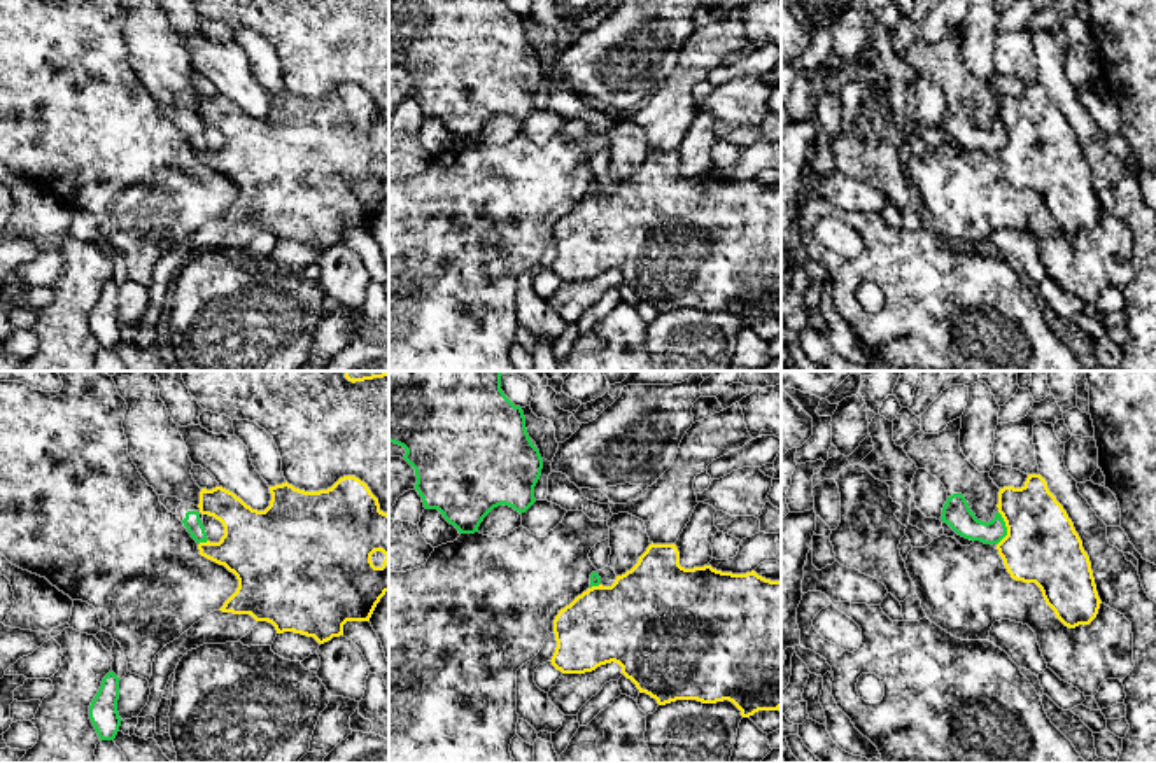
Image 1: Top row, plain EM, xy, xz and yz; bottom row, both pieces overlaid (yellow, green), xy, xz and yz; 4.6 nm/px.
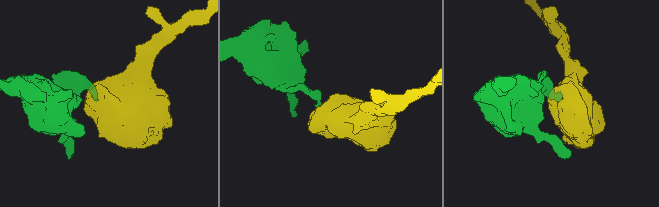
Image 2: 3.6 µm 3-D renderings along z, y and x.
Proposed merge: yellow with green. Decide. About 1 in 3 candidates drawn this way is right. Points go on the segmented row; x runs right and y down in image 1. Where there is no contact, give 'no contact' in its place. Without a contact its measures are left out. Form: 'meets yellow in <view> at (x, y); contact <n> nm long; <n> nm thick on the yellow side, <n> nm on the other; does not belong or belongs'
meets yellow in yz at (1007, 529); contact 160 nm long; 340 nm thick on the yellow side, 130 nm on the other; does not belong

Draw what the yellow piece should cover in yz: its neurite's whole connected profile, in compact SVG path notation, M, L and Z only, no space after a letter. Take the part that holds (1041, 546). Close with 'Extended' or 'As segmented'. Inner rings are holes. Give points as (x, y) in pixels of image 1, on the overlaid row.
M1028 474L1021 488L1000 488L997 508L1007 527L1007 536L997 544L997 550L1011 578L1035 583L1046 604L1065 626L1089 625L1102 604L1091 562L1072 520L1049 492L1046 480L1040 474Z. As segmented

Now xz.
M650 544L639 556L638 564L622 576L617 576L611 586L592 586L578 595L569 606L559 611L553 620L553 634L557 640L552 665L562 674L585 674L606 663L618 663L622 674L631 679L639 693L646 693L666 705L676 700L697 700L702 704L716 704L729 700L743 718L750 718L758 710L781 709L781 581L771 581L758 576L755 570L746 574L732 574L713 569L711 565L685 569L680 565L680 551L676 544Z. As segmented

